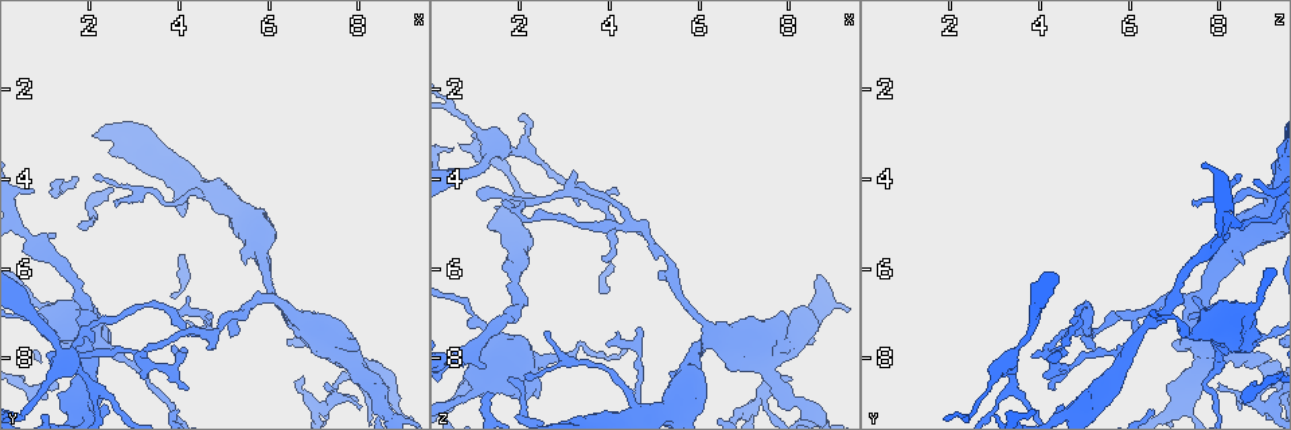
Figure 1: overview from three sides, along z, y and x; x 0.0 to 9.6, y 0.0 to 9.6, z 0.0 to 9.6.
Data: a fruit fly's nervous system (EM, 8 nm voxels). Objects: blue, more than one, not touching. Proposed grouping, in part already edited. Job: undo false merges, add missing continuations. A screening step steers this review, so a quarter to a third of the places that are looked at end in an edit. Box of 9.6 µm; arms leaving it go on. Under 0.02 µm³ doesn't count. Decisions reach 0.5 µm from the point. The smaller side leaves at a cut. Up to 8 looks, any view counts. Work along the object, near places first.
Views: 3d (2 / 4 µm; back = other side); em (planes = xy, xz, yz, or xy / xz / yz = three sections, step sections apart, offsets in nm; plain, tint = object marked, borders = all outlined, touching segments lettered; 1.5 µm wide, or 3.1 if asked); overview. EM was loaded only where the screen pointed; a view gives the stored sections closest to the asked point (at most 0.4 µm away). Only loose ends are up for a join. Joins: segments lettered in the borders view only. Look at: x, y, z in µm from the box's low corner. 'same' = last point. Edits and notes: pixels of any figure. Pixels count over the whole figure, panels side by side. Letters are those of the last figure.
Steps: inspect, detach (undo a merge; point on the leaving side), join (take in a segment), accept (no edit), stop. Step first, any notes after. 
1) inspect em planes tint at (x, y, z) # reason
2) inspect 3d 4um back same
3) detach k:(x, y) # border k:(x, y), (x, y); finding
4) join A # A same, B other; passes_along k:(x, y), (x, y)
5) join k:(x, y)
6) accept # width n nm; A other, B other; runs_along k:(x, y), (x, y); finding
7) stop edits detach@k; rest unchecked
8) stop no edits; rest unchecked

inspect em planes borders at (3.75, 4.55, 8.15) # a narrow waist

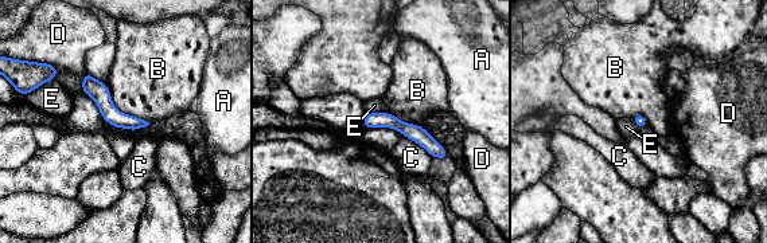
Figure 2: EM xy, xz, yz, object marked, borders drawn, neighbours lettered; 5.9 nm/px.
accept # width 80 nm; A other, B other, C other, D other, E other; border 2:(106, 85), (119, 110), (148, 122); all the same neuron

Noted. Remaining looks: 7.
inspect 3d 2um at (1.25, 5.20, 8.20) # an open end

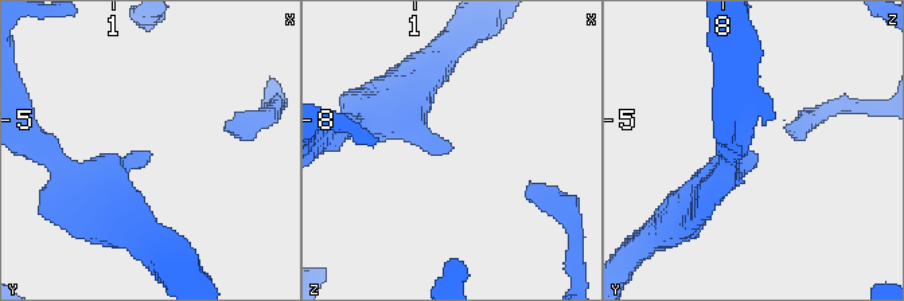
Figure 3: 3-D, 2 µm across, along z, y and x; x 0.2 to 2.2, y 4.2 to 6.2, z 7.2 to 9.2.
inspect em planes plain at (1.24, 5.20, 8.20)

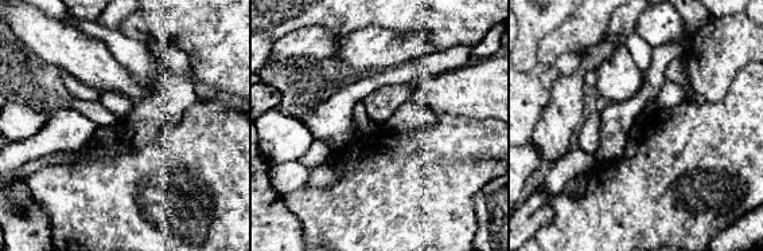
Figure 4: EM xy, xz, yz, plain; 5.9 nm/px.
inspect em planes borders same

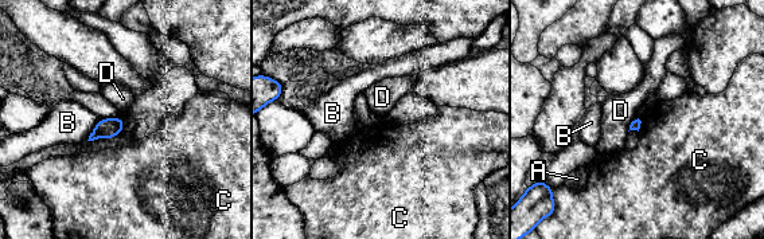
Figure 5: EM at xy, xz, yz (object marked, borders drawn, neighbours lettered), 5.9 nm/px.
accept # A other, B other, C other, D other; border 5:(638, 117), (627, 130); none of them fits

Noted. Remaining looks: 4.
inspect em planes tint at (3.85, 7.70, 5.75) # tapers out

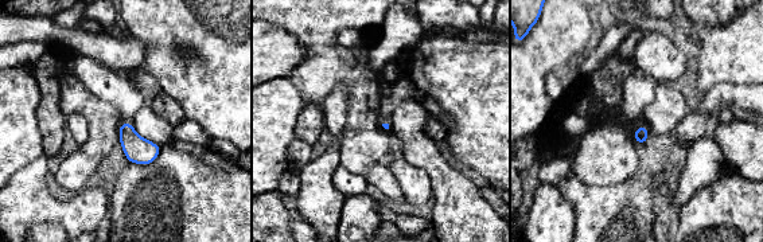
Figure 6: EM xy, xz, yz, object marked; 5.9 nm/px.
inspect em planes borders same # see the neighbours

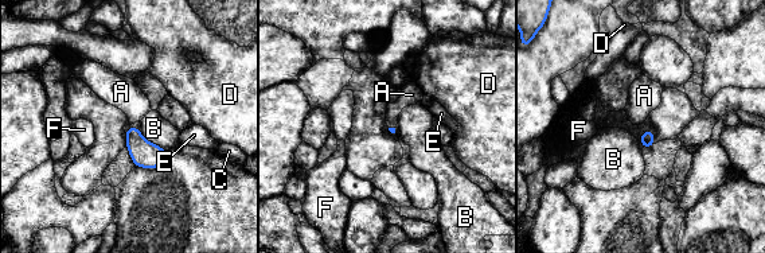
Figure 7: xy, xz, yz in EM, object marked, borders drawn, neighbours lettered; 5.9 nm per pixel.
accept # longest_contact B 240 nm; A other, B other, C other, D other, E other, F other; border 7:(131, 125), (137, 127); no lettered segment goes on from it

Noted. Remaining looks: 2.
stop no edits; rest unchecked

